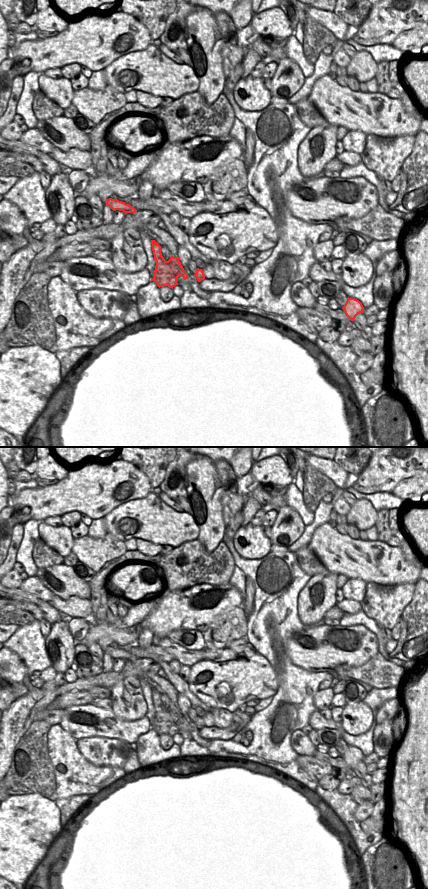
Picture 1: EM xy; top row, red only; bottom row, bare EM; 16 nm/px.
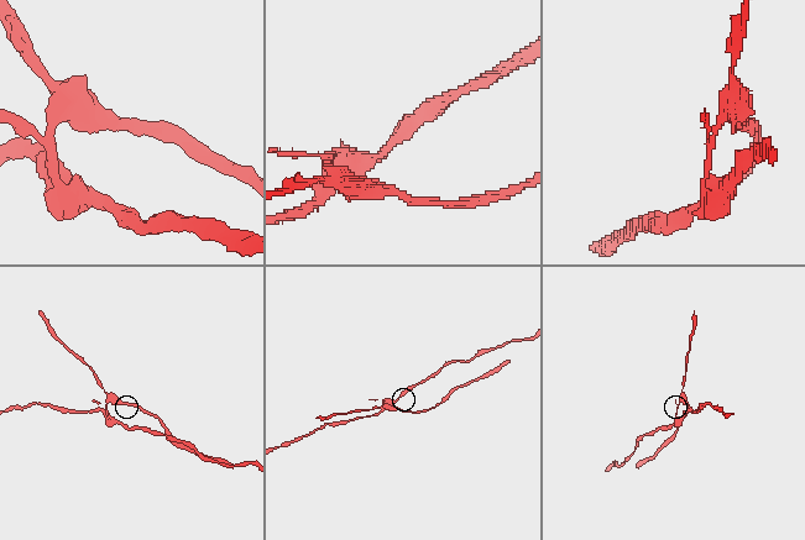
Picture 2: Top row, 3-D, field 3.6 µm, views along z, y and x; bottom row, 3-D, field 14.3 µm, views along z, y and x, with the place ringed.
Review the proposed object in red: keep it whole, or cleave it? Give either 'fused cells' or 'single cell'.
fused cells

